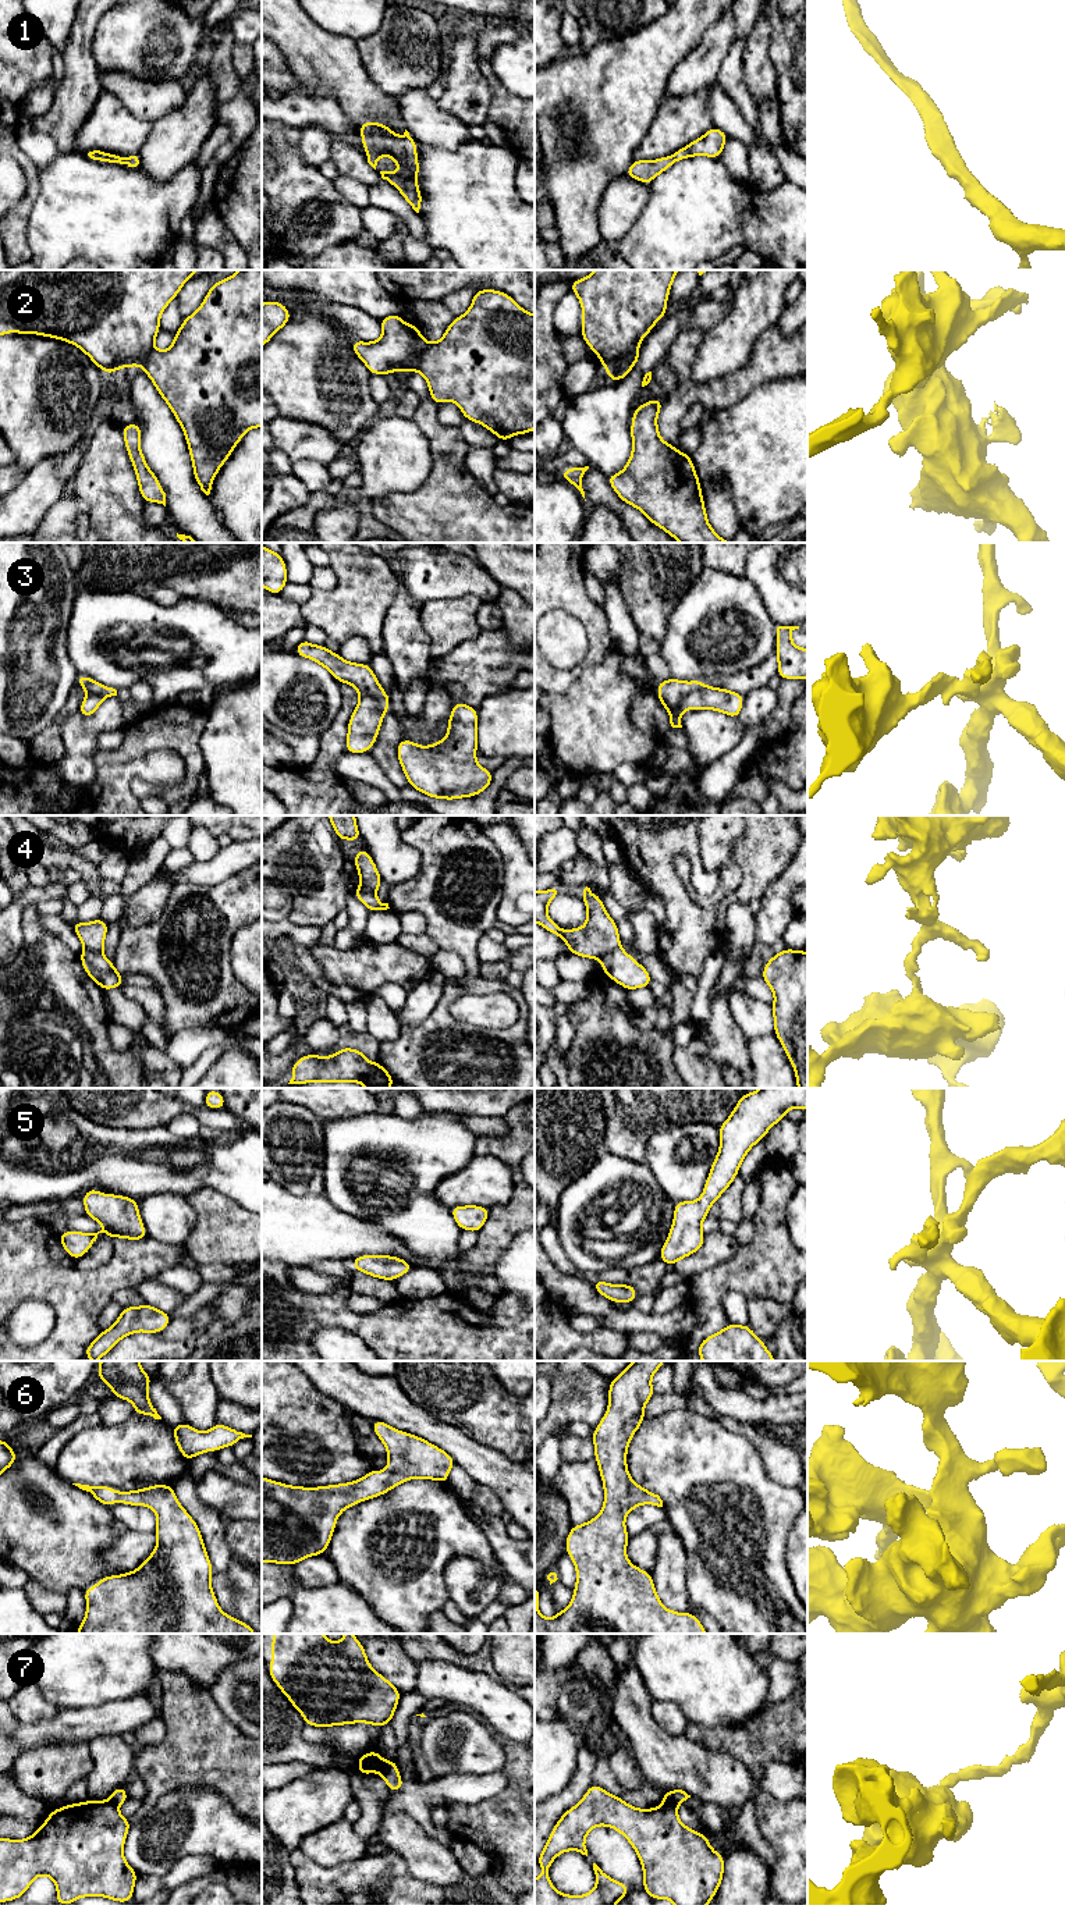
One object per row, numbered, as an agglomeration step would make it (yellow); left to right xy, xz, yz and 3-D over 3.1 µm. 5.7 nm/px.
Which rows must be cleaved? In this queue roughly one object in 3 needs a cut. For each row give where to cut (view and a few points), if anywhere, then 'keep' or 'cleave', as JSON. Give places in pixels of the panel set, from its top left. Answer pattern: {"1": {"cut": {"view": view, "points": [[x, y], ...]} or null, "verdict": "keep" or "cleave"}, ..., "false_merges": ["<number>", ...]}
{"1": {"cut": null, "verdict": "keep"}, "2": {"cut": {"view": "yz", "points": [[639, 343], [606, 368]]}, "verdict": "cleave"}, "3": {"cut": null, "verdict": "keep"}, "4": {"cut": {"view": "yz", "points": [[620, 945], [602, 959]]}, "verdict": "cleave"}, "5": {"cut": null, "verdict": "keep"}, "6": {"cut": null, "verdict": "keep"}, "7": {"cut": {"view": "xz", "points": [[386, 1760], [384, 1769], [379, 1774]]}, "verdict": "cleave"}, "false_merges": ["2", "4", "7"]}

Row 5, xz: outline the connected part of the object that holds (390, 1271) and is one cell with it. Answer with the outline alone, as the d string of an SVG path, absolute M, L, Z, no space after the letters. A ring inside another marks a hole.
M359 1255L351 1264L355 1270L388 1282L401 1277L413 1268L411 1262L393 1255Z

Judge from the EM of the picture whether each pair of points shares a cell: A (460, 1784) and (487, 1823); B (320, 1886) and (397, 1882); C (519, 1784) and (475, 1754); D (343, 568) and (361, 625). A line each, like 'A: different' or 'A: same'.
A: different
B: same
C: different
D: same

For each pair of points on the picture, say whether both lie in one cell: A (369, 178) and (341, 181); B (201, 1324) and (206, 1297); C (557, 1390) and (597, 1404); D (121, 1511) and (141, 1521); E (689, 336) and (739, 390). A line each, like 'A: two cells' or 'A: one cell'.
A: two cells
B: two cells
C: one cell
D: one cell
E: one cell

